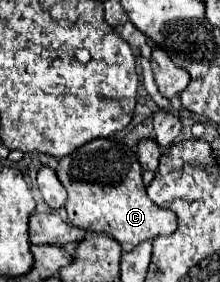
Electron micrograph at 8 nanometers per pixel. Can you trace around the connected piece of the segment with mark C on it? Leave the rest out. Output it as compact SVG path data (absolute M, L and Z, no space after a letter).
M93 139L71 155L59 159L55 169L57 179L69 193L67 219L73 227L91 233L105 233L119 241L123 251L133 251L143 241L153 241L159 235L171 235L177 229L175 213L159 209L145 191L141 181L141 165L133 149L113 139Z

